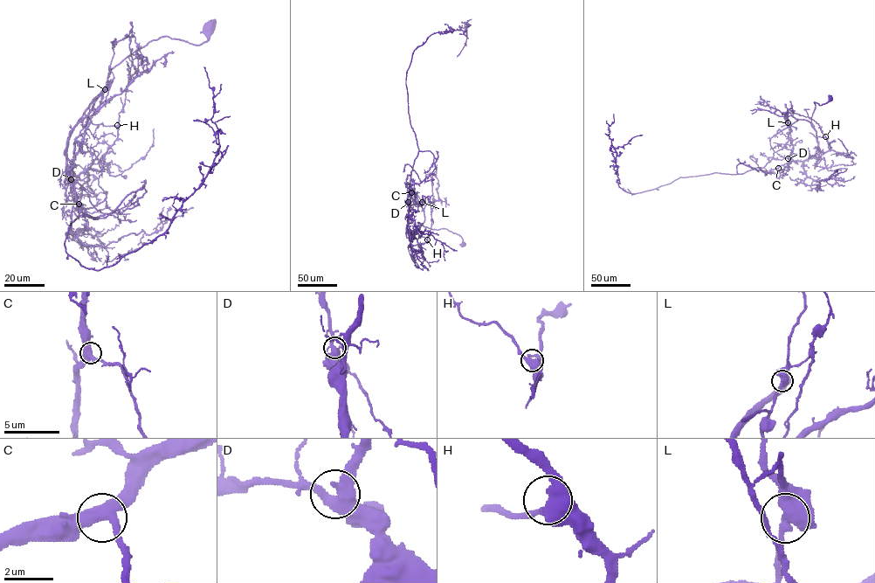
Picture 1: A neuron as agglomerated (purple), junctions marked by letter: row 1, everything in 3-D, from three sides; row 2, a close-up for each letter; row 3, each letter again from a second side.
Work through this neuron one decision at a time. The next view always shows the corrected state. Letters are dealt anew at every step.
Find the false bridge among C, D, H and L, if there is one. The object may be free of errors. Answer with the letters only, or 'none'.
none

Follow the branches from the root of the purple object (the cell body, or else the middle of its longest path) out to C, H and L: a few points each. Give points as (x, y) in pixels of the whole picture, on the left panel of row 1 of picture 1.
C: (208, 26), (208, 39), (199, 45), (159, 38), (111, 70), (107, 85), (67, 139), (66, 176), (79, 204)
H: (208, 26), (199, 45), (159, 38), (111, 70), (67, 139), (66, 173), (78, 176), (99, 159), (117, 125)
L: (208, 26), (199, 45), (164, 36), (125, 57), (83, 126), (105, 89)

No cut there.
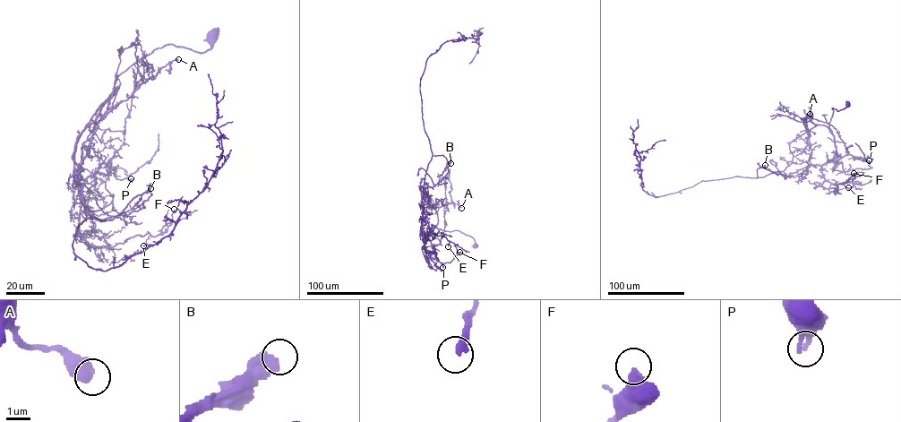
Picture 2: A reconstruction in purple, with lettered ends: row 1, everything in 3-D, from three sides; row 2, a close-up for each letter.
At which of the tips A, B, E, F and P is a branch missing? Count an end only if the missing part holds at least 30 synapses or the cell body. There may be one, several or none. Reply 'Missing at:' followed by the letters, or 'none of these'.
Missing at: B

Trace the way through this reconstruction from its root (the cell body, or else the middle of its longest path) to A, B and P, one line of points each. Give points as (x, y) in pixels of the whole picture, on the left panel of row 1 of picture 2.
A: (211, 34), (202, 52), (169, 44), (132, 64), (90, 132), (178, 59)
B: (211, 34), (202, 52), (169, 44), (133, 63), (77, 138), (82, 202), (97, 219), (112, 219), (150, 188)
P: (211, 34), (202, 52), (169, 44), (133, 63), (81, 133), (75, 176), (108, 161), (116, 178), (131, 178)

